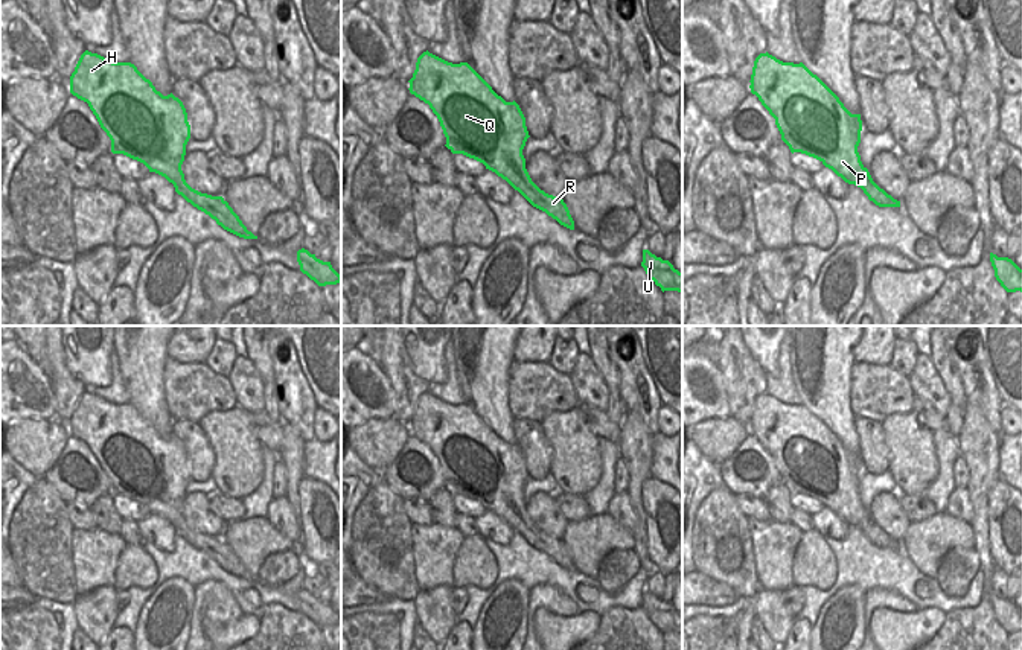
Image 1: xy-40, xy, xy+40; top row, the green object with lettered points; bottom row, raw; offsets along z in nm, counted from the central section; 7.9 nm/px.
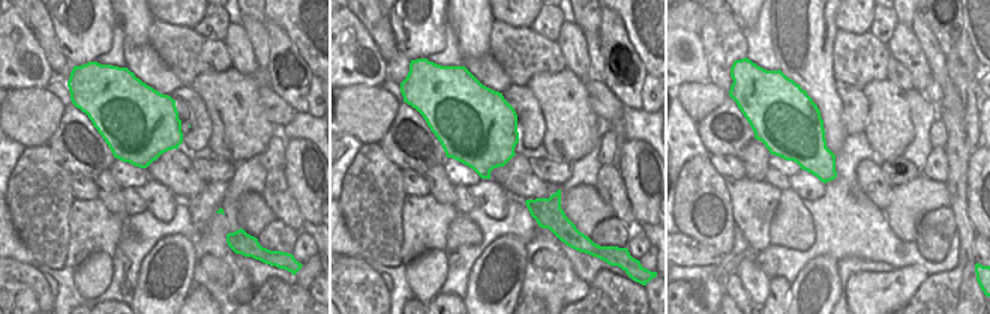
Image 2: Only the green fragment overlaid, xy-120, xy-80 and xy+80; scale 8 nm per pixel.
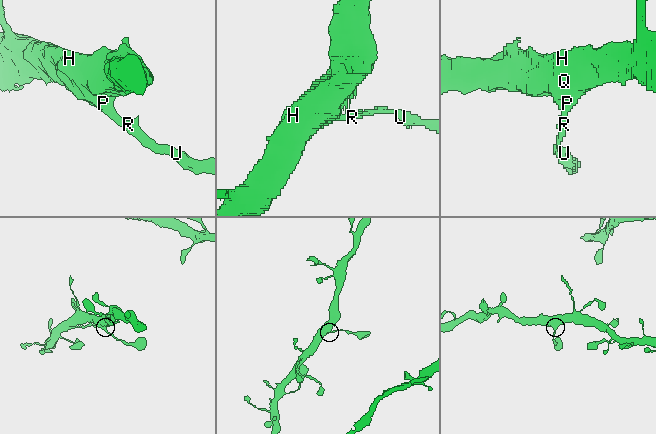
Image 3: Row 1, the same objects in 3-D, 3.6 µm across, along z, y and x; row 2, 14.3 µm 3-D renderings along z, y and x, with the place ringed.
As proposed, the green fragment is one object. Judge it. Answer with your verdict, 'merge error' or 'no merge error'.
no merge error

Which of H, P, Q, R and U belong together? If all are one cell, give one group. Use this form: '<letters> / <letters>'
H P Q R U

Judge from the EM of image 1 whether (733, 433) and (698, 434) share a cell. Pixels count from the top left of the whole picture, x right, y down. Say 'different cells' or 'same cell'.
same cell

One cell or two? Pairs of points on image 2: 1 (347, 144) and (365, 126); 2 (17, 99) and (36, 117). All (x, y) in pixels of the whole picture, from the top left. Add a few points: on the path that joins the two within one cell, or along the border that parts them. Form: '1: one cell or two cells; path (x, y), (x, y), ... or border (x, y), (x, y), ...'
1: two cells; border (345, 131), (363, 143)
2: one cell; path (21, 104), (32, 114)

